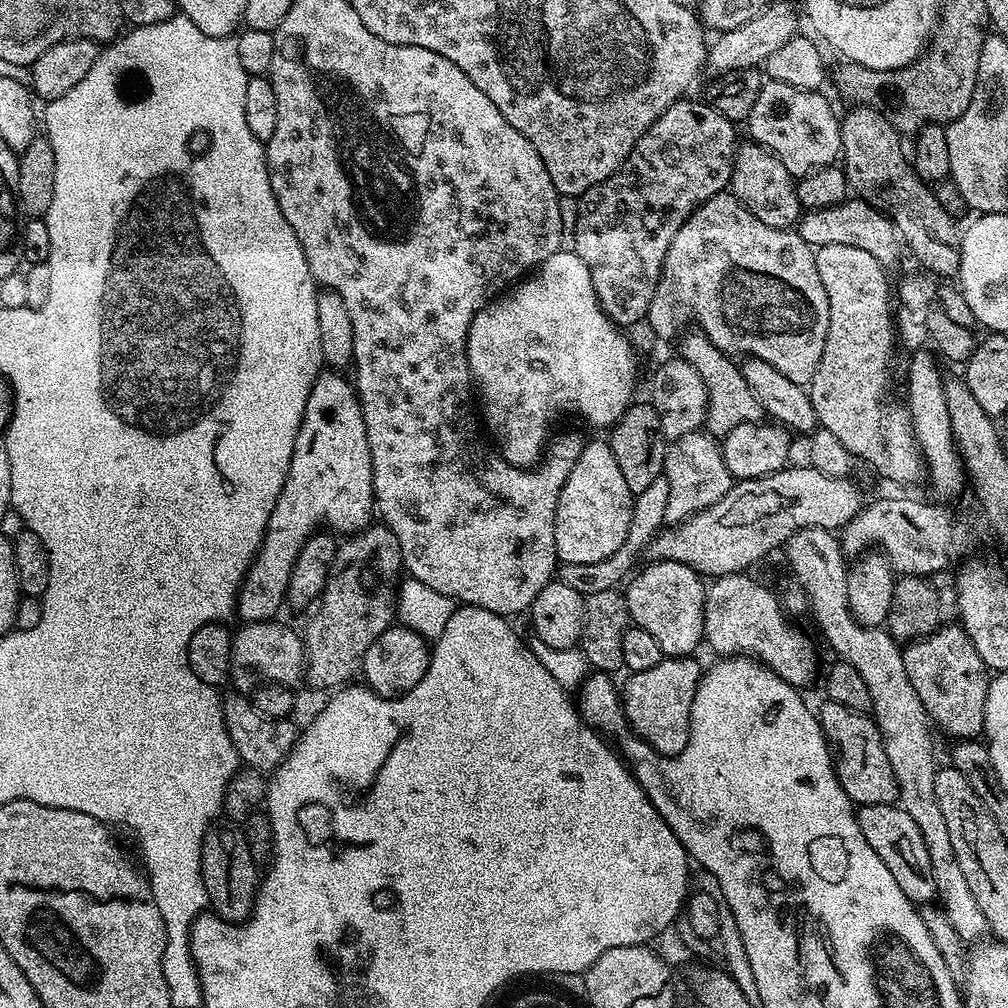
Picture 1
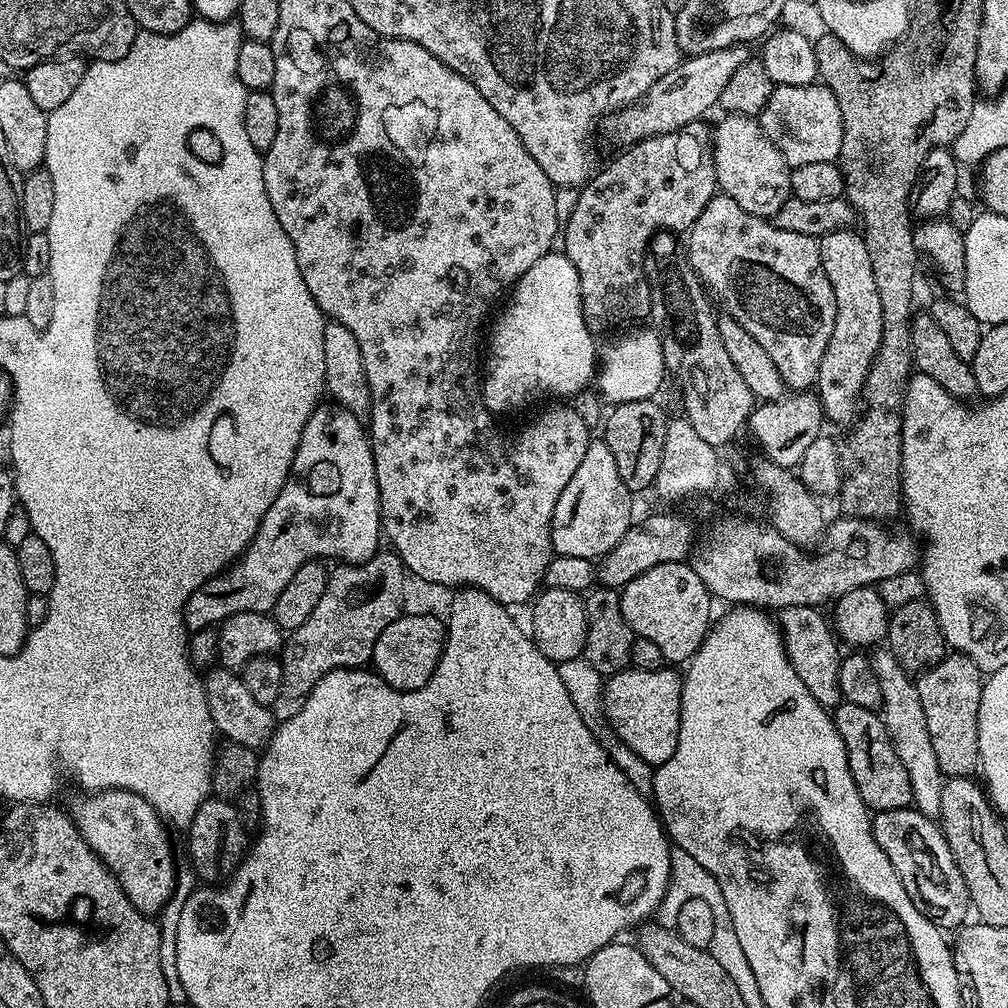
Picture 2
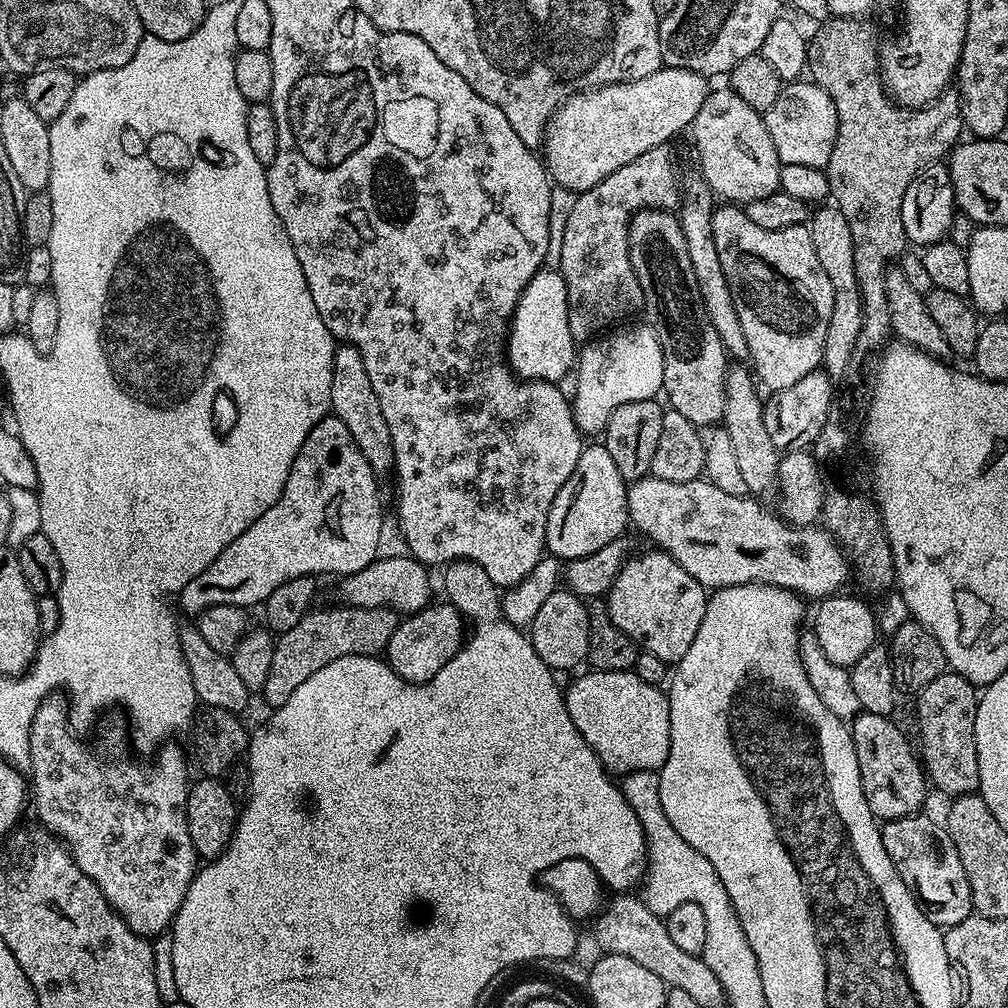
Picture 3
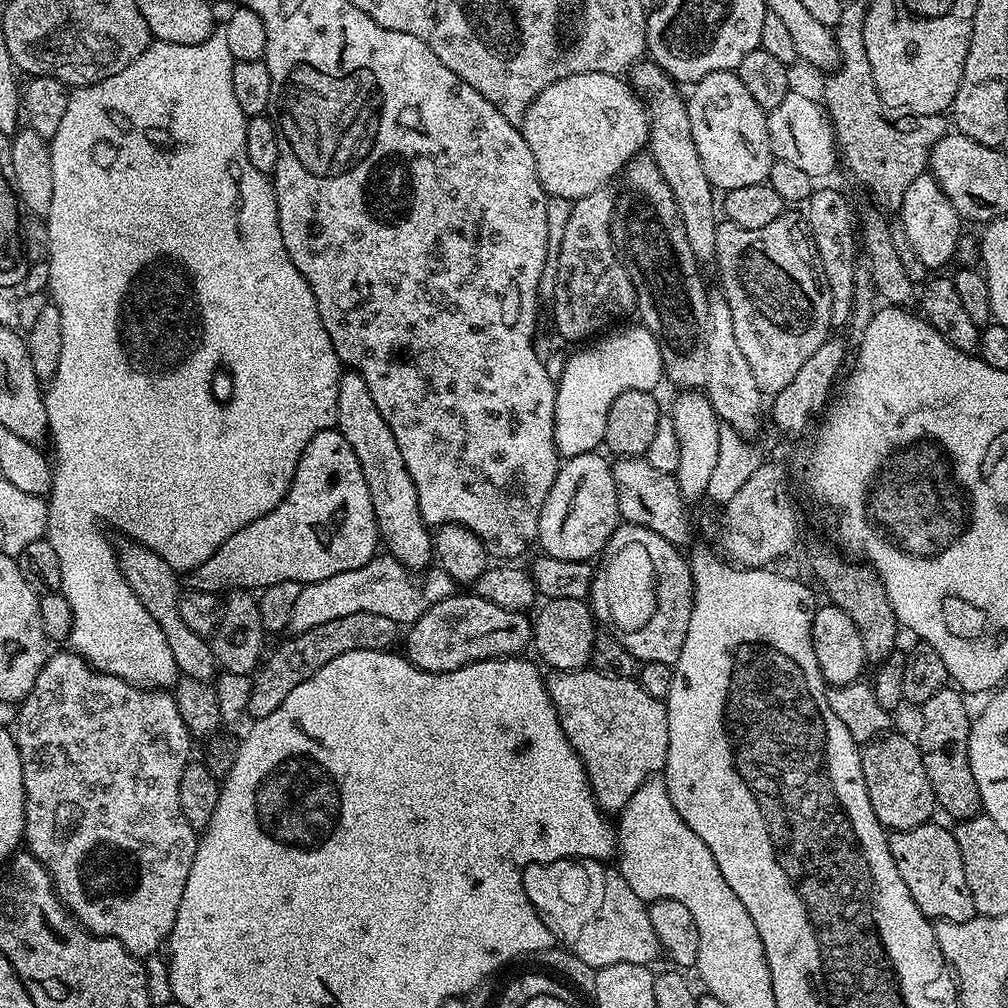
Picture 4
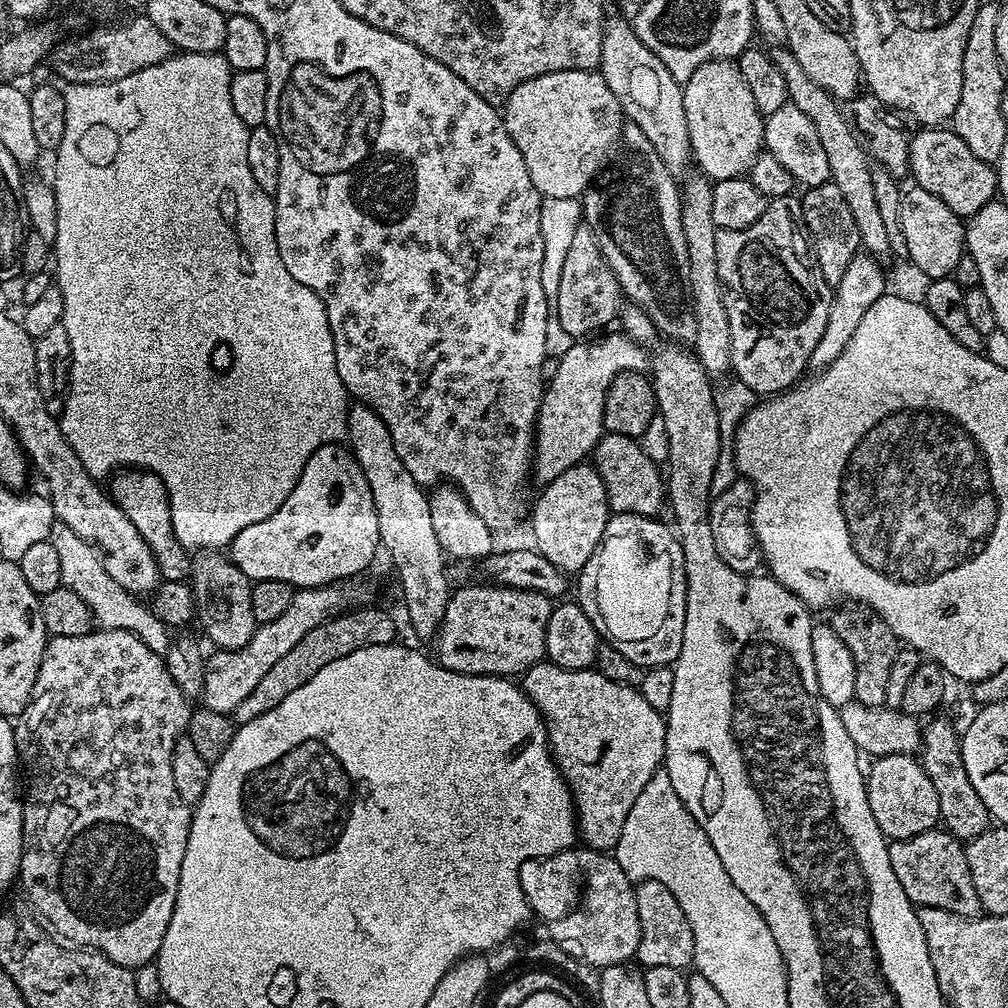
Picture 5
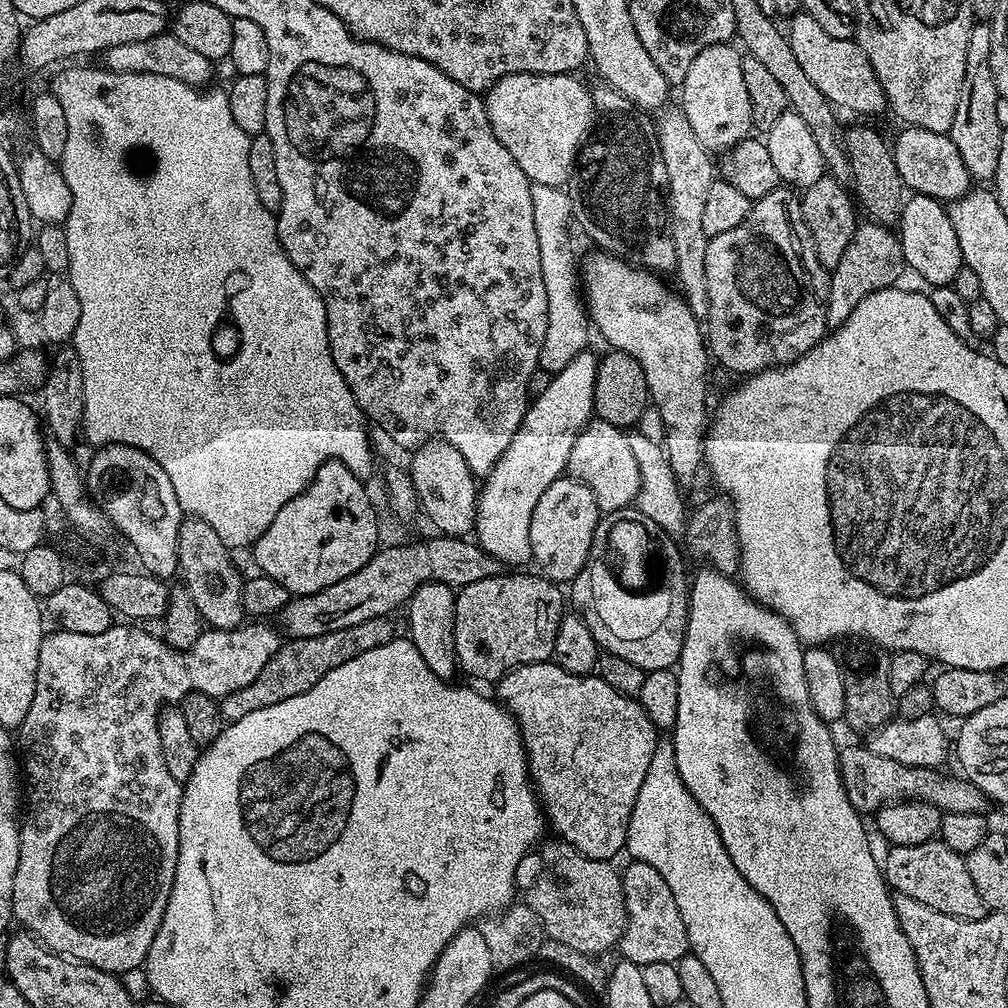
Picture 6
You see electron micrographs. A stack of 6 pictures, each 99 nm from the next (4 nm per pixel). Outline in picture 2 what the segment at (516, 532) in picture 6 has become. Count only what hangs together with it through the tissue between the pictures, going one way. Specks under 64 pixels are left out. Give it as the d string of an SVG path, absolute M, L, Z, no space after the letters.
M640 326L620 335L624 334L625 336L618 337L605 352L603 349L599 353L598 371L594 377L595 387L600 387L601 394L612 406L653 399L657 395L655 392L664 384L664 376L666 377L659 331L652 326Z

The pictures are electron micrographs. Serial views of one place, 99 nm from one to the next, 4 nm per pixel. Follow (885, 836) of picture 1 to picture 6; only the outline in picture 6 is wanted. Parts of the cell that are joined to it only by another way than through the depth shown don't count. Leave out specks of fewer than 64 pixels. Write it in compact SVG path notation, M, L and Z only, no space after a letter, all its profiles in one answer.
M937 838L930 842L922 842L918 846L892 846L887 850L889 851L888 857L883 857L882 871L884 879L888 881L888 887L893 893L914 898L918 902L930 906L930 910L938 910L942 914L950 914L954 918L980 920L988 915L990 909L982 902L982 898L978 898L978 890L974 890L967 859L961 853L950 850L950 846L946 846L943 840Z

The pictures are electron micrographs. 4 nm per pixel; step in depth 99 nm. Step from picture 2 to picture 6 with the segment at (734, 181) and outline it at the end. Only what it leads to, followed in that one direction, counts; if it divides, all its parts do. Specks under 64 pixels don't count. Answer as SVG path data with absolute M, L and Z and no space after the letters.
M727 43L703 48L694 58L694 62L690 62L690 70L679 89L681 92L678 104L686 114L686 122L690 122L694 134L698 134L698 142L702 142L702 146L713 154L723 154L734 145L749 139L751 132L748 131L753 131L754 128L750 94L746 91L746 81L742 78L742 52L739 47L732 47L731 43Z

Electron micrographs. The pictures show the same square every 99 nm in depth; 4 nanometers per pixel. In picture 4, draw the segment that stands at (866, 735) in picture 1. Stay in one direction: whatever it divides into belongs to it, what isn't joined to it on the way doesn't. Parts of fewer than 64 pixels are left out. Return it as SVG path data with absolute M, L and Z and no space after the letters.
M885 734L863 745L860 753L862 778L866 778L866 794L870 794L870 806L885 830L901 832L914 830L937 815L936 795L930 786L926 766L922 766L920 745L908 736Z

